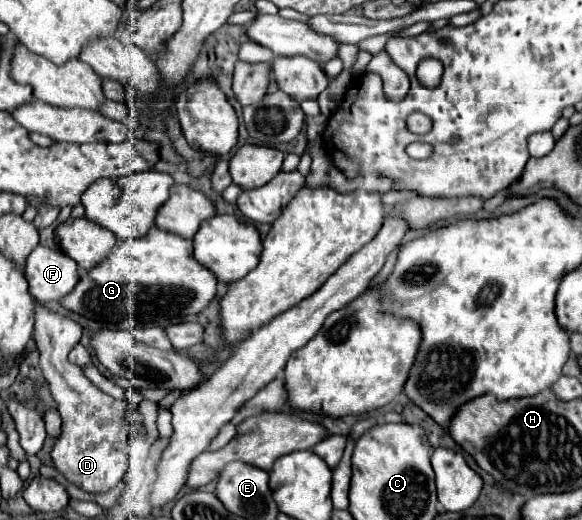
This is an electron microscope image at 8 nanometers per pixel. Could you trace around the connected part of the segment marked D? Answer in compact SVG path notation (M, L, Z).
M36 305L34 339L40 353L40 367L62 417L62 435L50 453L54 467L82 491L106 493L128 471L128 441L122 439L122 433L132 433L132 425L126 421L128 403L100 391L82 369L68 361L68 353L80 341L80 335L82 327L78 323Z

